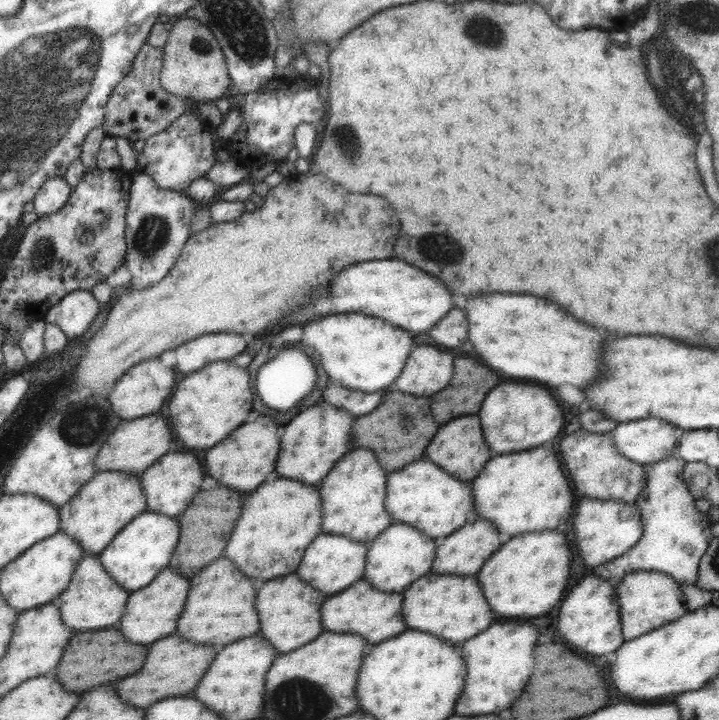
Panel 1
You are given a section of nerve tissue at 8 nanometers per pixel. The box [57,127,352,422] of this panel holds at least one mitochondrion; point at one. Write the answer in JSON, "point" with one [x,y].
{"point":[152,234]}

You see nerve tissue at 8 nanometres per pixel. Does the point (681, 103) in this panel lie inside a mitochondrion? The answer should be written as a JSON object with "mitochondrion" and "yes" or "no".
{"mitochondrion":"yes"}

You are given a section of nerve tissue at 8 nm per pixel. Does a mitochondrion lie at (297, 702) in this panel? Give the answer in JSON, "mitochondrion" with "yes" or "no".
{"mitochondrion":"yes"}

